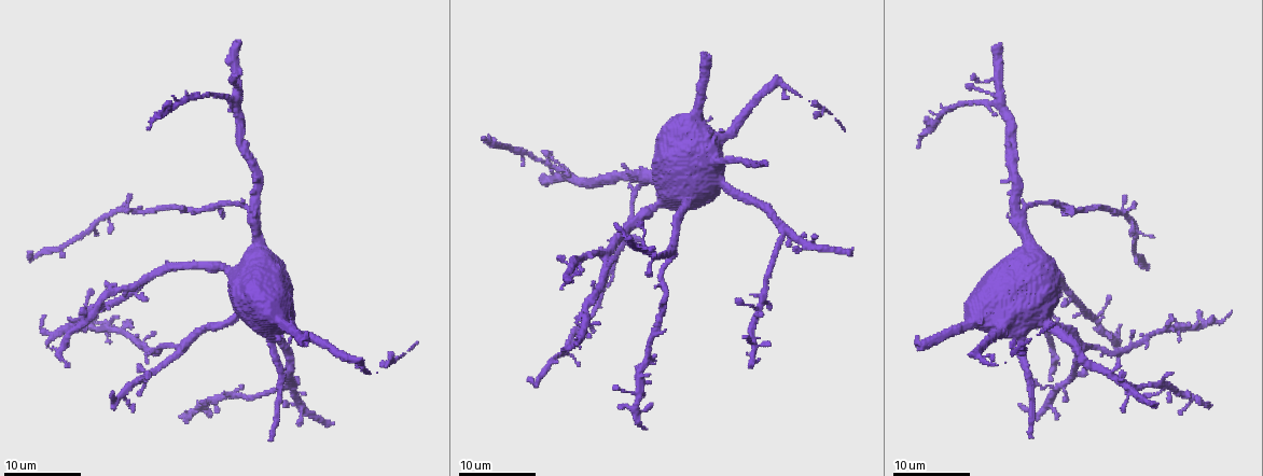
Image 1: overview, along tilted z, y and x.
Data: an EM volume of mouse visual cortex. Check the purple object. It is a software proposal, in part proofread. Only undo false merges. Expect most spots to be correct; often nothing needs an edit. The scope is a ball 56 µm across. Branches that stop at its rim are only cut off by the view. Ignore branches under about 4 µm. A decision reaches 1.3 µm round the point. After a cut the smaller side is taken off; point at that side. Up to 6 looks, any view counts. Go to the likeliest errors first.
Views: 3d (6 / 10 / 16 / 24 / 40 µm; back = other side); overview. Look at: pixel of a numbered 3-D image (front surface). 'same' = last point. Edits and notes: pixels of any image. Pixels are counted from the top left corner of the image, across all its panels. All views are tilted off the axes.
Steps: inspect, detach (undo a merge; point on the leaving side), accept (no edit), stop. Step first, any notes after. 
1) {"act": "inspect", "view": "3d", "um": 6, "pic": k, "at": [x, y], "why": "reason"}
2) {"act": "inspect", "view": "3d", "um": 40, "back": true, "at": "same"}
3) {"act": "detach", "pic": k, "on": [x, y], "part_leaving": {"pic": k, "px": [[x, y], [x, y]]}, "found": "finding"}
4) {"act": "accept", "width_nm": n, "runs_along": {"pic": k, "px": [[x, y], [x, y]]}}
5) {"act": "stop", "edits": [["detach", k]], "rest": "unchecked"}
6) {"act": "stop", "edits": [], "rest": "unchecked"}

{"act": "inspect", "view": "3d", "um": 10, "pic": 1, "at": [783, 233], "why": "four-way junction"}

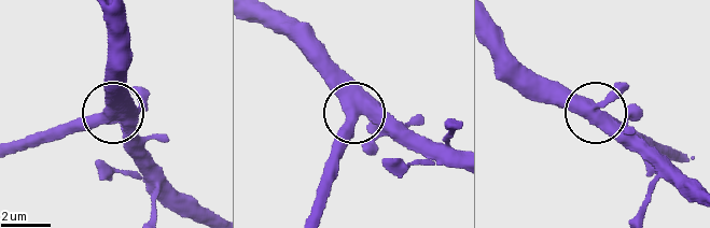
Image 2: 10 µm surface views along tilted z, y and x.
{"act": "accept", "found": "all the same neuron"}

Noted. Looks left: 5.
{"act": "inspect", "view": "3d", "um": 6, "pic": 1, "at": [564, 173], "why": "branch point"}

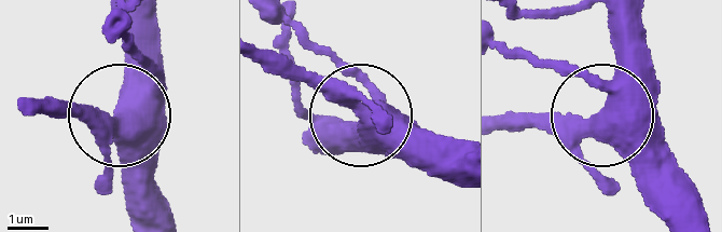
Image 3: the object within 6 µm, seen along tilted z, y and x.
{"act": "inspect", "view": "3d", "um": 6, "back": true, "pic": 3, "at": [354, 107]}

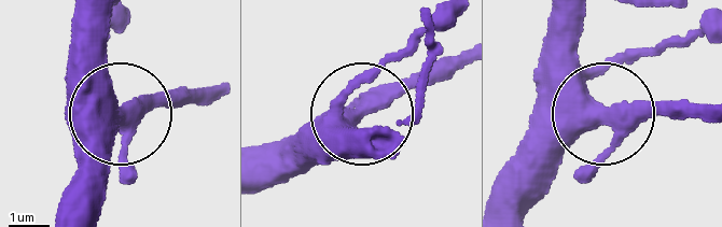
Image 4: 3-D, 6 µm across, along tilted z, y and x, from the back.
{"act": "accept", "runs_along": {"pic": 4, "px": [[514, 214], [542, 166], [600, 116], [585, 84], [579, 11]]}, "found": "one neuron here"}

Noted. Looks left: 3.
{"act": "inspect", "view": "3d", "um": 10, "pic": 1, "at": [1034, 240]}

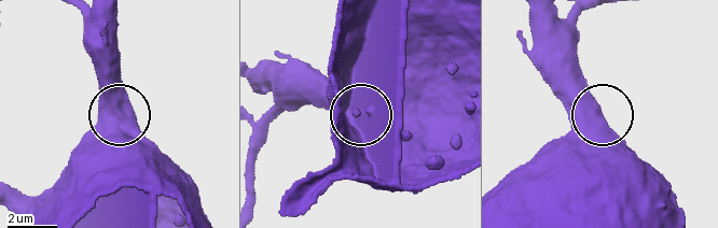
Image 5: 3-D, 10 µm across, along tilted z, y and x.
{"act": "inspect", "view": "3d", "um": 6, "pic": 5, "at": [598, 112]}

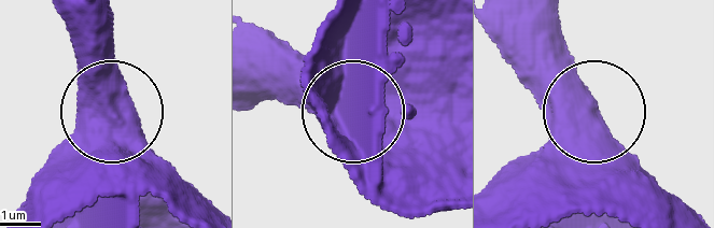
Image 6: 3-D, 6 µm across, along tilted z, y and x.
{"act": "accept", "found": "all the same neuron"}

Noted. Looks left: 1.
{"act": "stop", "edits": [], "rest": "unchecked"}

